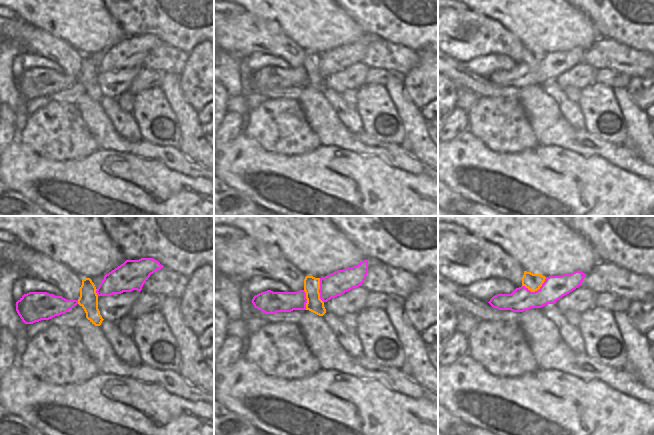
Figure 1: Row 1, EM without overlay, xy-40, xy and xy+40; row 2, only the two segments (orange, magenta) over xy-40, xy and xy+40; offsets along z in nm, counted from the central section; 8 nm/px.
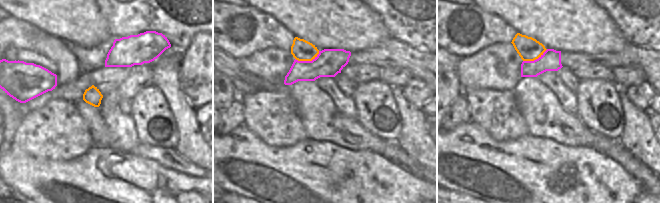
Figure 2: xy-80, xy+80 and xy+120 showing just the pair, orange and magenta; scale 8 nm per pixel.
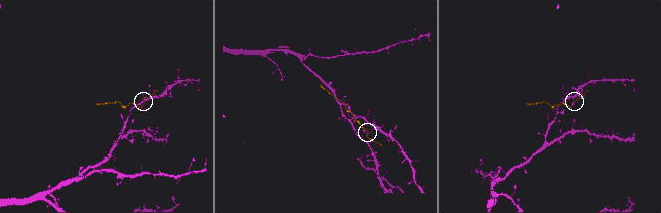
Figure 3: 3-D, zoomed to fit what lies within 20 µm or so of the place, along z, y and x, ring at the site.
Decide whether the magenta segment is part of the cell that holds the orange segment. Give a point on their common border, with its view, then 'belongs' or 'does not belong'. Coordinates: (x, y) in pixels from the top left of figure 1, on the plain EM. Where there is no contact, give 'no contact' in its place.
contact xy+40 (535, 66); does not belong

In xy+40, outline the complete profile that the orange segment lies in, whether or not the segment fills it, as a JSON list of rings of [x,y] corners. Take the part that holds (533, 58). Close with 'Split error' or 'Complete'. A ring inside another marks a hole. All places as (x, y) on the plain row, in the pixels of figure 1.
[[[524,47],[522,62],[525,62],[531,68],[535,68],[540,65],[545,55],[546,53],[541,50],[533,50],[531,48]]]. Complete

